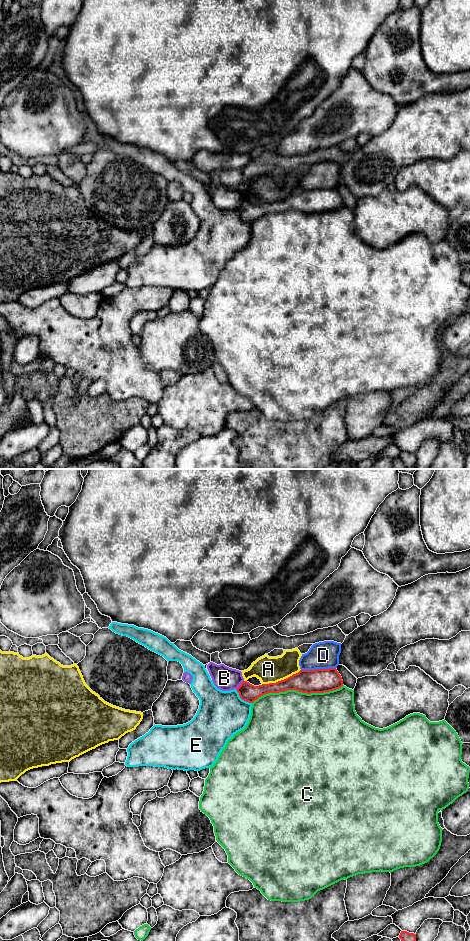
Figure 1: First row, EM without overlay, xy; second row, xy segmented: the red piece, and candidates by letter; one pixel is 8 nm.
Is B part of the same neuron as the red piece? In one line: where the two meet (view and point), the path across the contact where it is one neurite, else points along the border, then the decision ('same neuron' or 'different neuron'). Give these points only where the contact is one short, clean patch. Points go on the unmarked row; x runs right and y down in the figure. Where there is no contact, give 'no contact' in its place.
meets red in xy at (240, 205); border along xy (243, 200), (236, 209); different neuron

